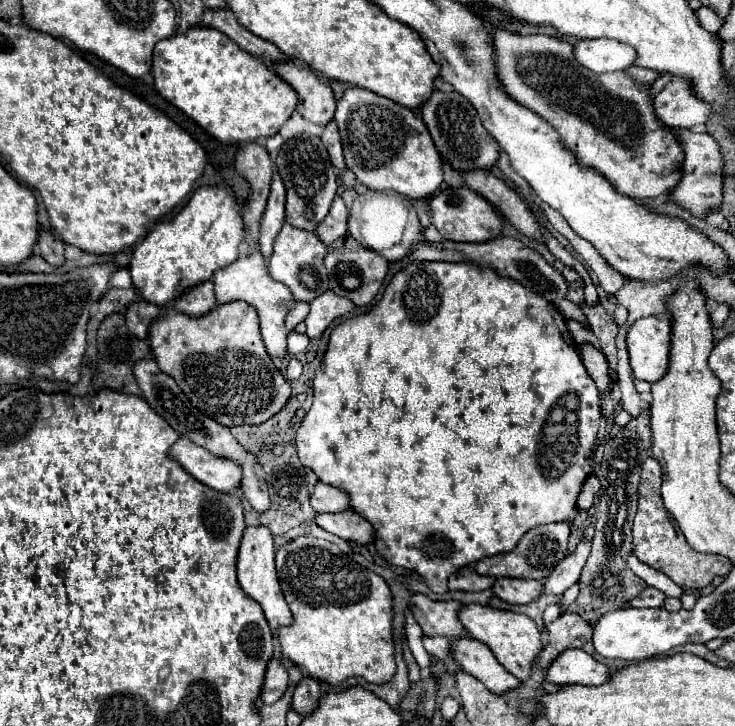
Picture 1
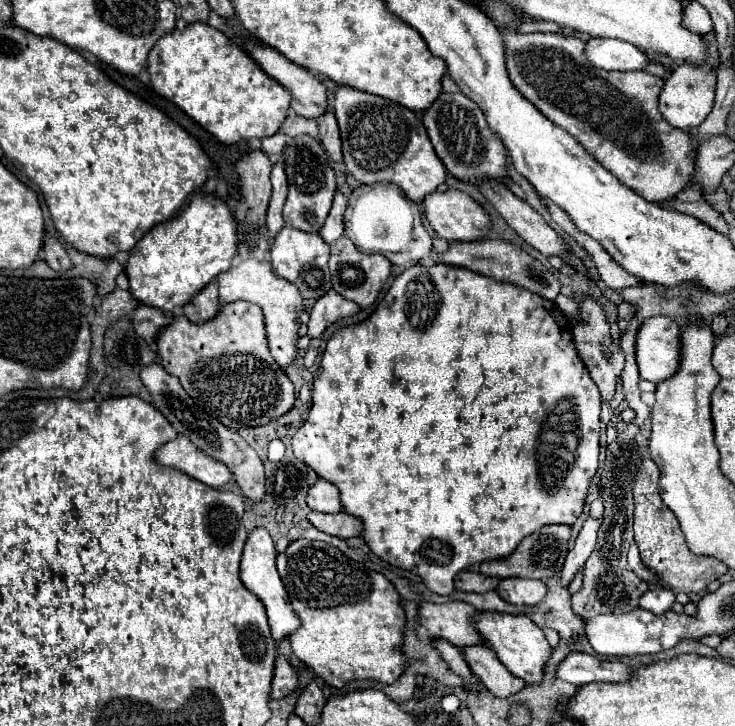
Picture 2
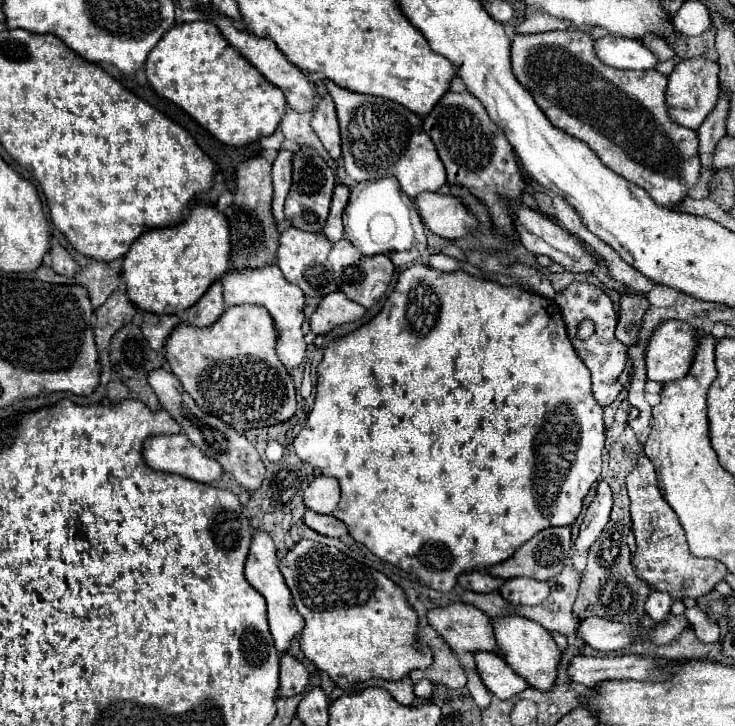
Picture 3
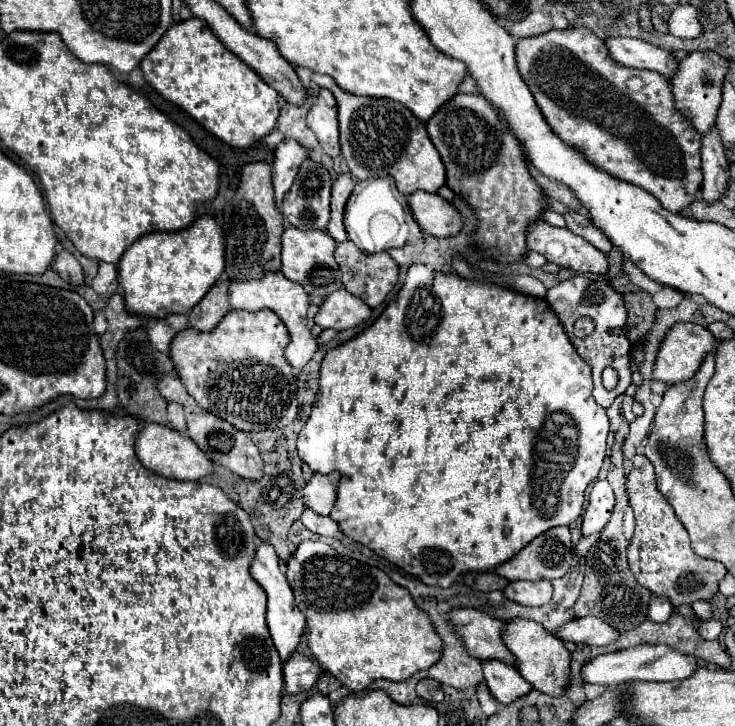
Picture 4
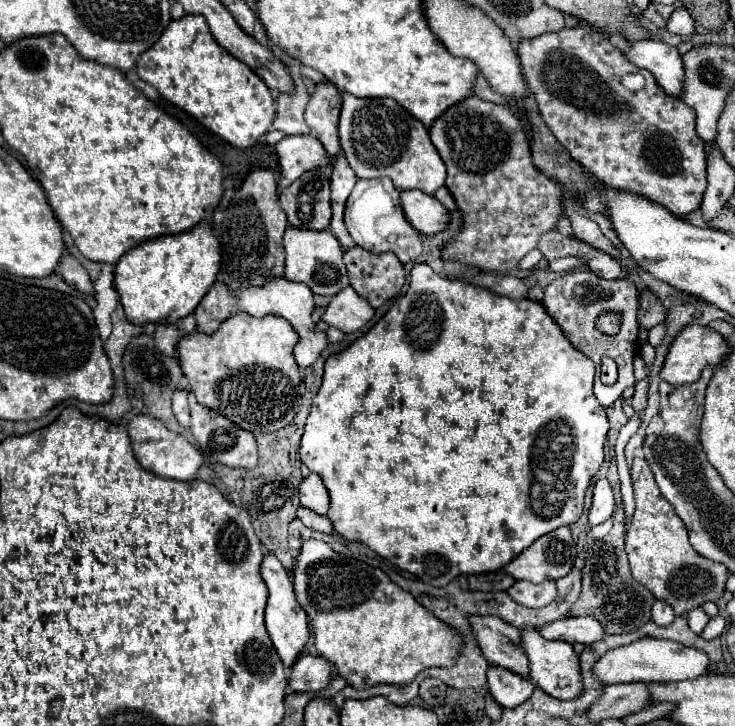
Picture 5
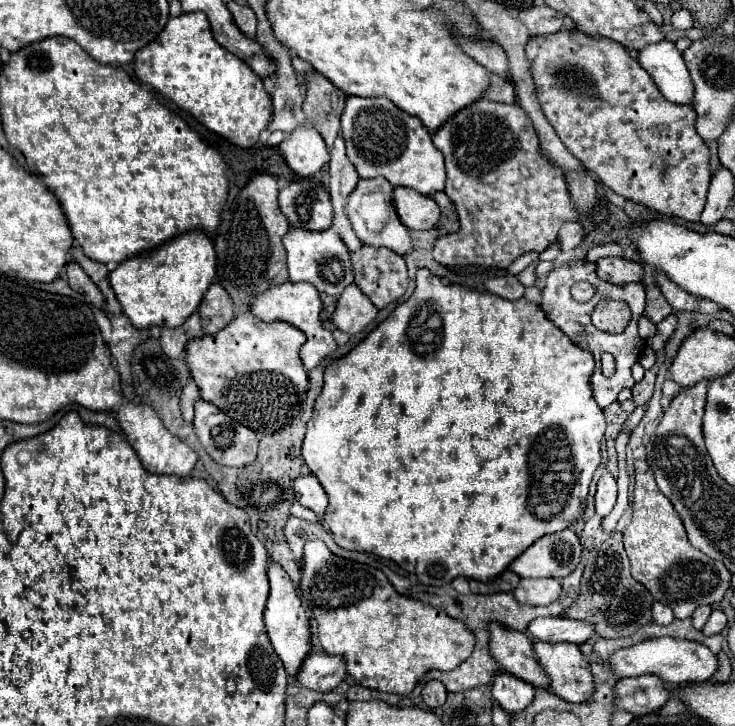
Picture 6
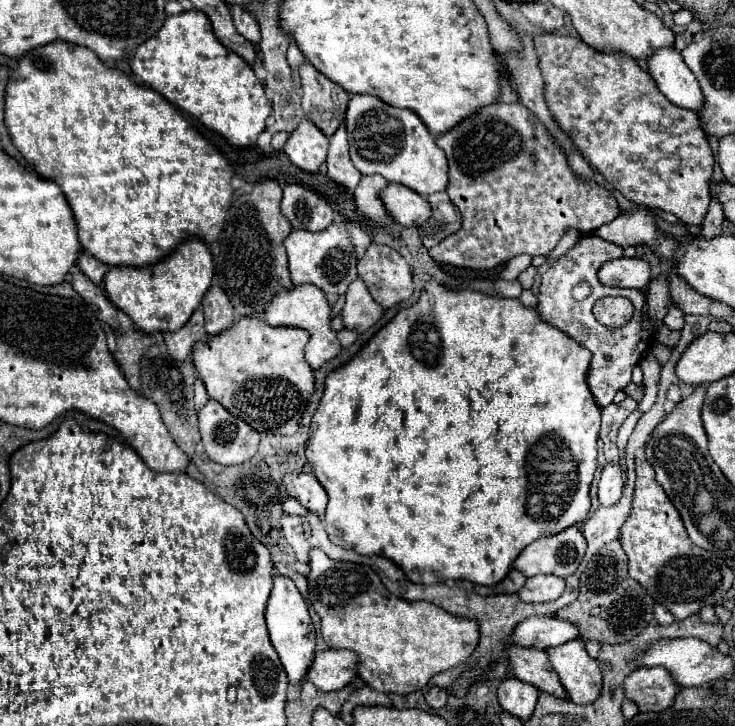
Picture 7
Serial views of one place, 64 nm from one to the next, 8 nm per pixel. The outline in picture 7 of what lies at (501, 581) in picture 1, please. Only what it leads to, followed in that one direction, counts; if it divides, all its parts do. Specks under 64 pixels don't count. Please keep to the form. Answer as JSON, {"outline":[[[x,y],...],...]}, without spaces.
{"outline":[[[538,574],[526,580],[524,588],[518,592],[520,600],[524,602],[550,602],[556,600],[566,588],[566,580],[558,578],[558,576],[546,576],[546,574]]]}

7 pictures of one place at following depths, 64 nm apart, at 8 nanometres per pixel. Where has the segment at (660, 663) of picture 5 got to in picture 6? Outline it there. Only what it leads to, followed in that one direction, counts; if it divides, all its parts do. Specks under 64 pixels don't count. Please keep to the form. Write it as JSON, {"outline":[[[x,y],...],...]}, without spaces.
{"outline":[[[652,638],[644,640],[632,648],[618,650],[612,656],[612,668],[620,678],[630,678],[630,676],[640,676],[640,674],[658,674],[664,678],[668,684],[682,686],[682,684],[700,684],[708,682],[714,672],[718,670],[718,658],[714,652],[708,650],[708,646],[692,640],[680,640],[680,638]]]}

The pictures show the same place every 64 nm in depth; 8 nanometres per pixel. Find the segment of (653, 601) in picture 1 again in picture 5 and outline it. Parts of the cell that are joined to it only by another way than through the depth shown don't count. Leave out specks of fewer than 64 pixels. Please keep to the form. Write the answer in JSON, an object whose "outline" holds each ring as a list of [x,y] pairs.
{"outline":[[[654,602],[654,606],[652,606],[652,620],[656,622],[656,624],[660,624],[660,626],[668,626],[668,624],[672,624],[672,620],[676,618],[676,614],[674,614],[674,610],[668,606],[668,604],[664,604],[664,602]]]}

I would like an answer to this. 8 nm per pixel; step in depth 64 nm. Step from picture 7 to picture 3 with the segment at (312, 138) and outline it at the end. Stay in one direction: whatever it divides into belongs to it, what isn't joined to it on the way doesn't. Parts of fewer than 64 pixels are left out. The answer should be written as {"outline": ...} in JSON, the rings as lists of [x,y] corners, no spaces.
{"outline":[[[280,150],[278,156],[274,158],[274,164],[272,164],[272,182],[274,182],[272,214],[278,224],[282,224],[282,220],[284,220],[282,206],[288,196],[288,190],[292,186],[292,158],[294,158],[294,152]]]}

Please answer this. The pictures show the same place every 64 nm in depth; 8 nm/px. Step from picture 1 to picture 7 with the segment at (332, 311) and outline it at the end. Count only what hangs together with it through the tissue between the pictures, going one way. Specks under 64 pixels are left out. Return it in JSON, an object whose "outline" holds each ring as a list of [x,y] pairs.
{"outline":[[[360,278],[352,282],[346,292],[346,306],[342,310],[346,328],[354,332],[366,332],[380,320],[382,314],[384,308],[372,300],[366,284]]]}

